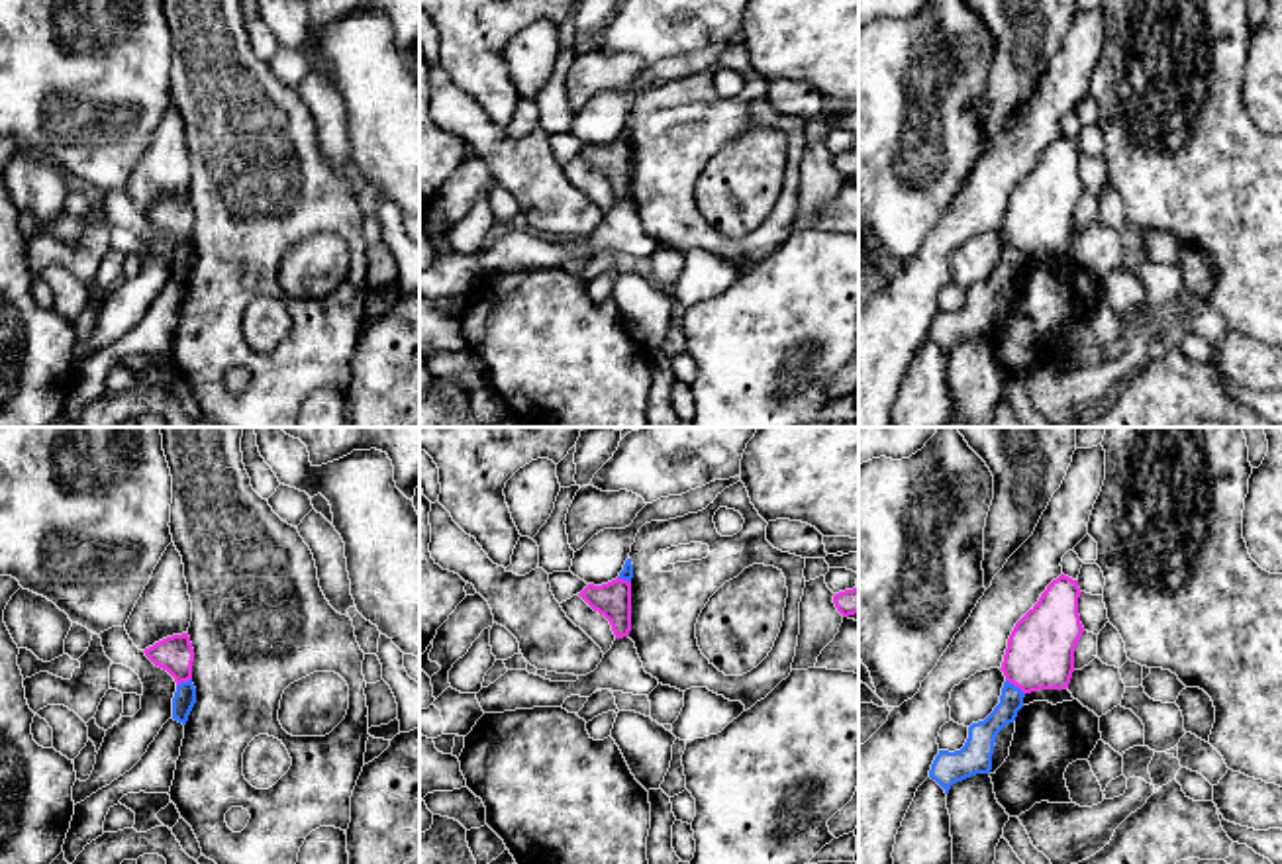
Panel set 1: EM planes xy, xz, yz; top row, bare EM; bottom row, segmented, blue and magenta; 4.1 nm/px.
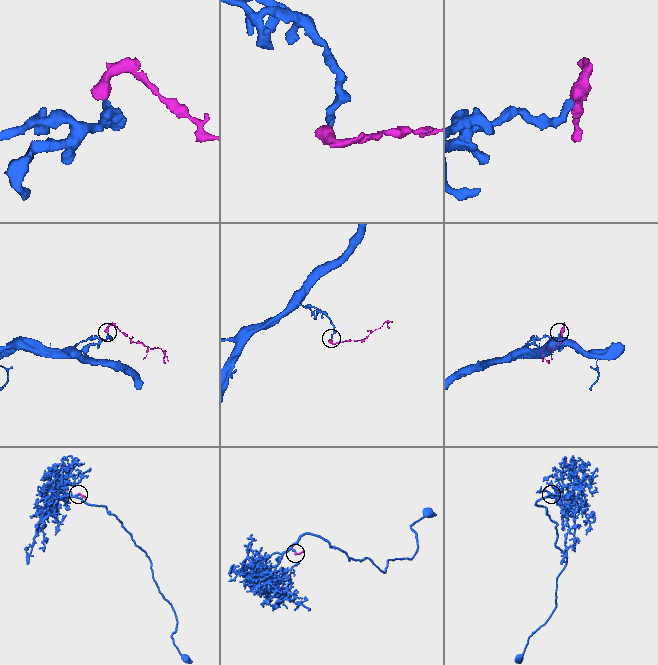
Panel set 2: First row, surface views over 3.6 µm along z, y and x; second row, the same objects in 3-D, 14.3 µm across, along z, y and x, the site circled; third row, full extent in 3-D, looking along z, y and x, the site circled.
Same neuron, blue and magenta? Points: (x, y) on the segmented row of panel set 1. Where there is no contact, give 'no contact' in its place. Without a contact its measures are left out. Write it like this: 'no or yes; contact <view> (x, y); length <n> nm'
no; contact yz (1014, 686); length 100 nm

